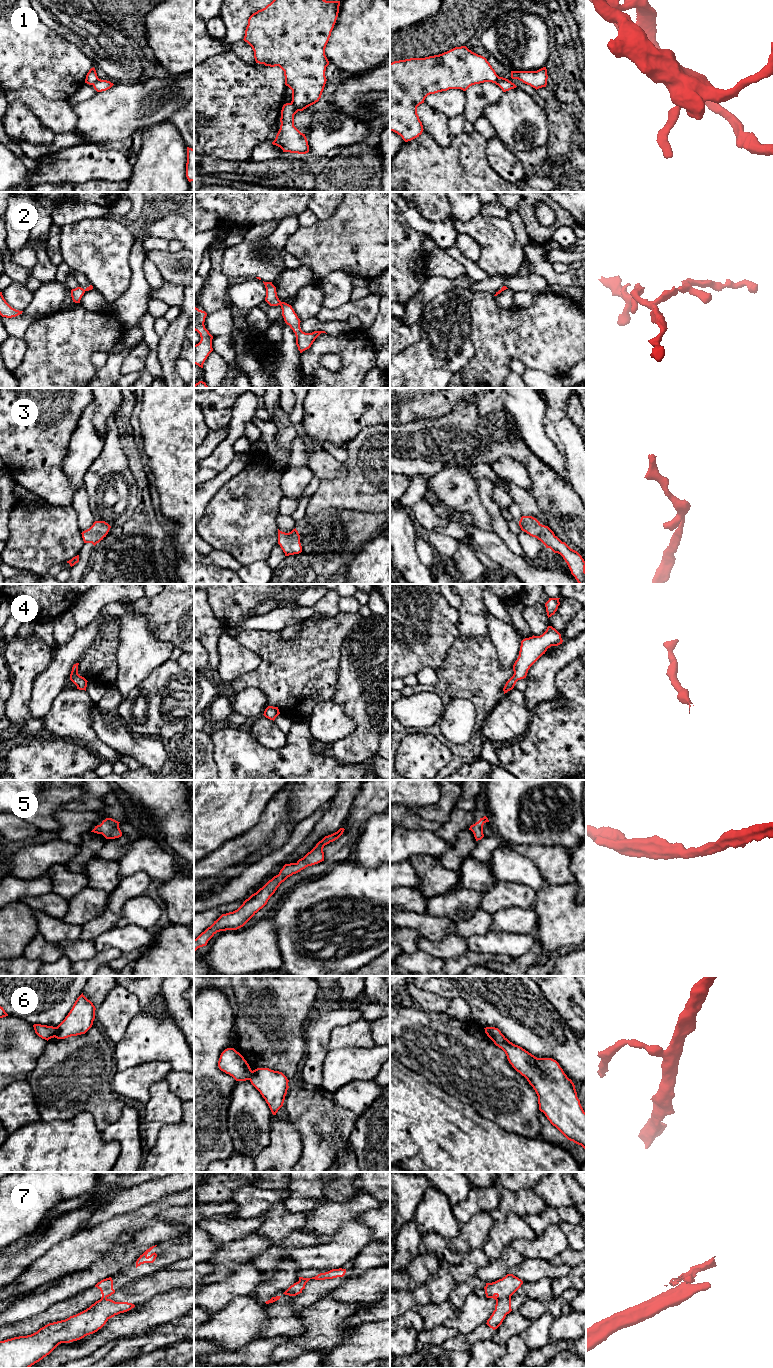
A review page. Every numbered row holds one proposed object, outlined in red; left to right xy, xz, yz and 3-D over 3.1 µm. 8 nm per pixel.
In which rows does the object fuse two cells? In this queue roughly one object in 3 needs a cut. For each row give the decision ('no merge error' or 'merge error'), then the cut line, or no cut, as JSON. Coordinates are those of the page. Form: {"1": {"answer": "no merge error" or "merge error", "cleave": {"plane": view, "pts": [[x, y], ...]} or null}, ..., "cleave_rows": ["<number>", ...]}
{"1": {"answer": "merge error", "cleave": {"plane": "xz", "pts": [[291, 102], [294, 114]]}}, "2": {"answer": "no merge error", "cleave": null}, "3": {"answer": "no merge error", "cleave": null}, "4": {"answer": "no merge error", "cleave": null}, "5": {"answer": "no merge error", "cleave": null}, "6": {"answer": "no merge error", "cleave": null}, "7": {"answer": "merge error", "cleave": {"plane": "yz", "pts": [[510, 1295], [496, 1300]]}}, "cleave_rows": ["1", "7"]}

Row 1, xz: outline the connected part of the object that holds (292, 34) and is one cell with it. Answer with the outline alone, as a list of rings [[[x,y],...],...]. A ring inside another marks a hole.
[[[273,0],[248,19],[243,40],[252,47],[256,63],[279,66],[284,71],[285,85],[292,90],[294,115],[321,98],[329,65],[325,48],[336,23],[339,6],[340,1]]]

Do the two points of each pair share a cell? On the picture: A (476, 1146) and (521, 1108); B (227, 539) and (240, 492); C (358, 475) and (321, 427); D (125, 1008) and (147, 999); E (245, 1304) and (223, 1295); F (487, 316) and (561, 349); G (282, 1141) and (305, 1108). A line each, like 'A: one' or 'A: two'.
A: two
B: one
C: two
D: two
E: two
F: one
G: two

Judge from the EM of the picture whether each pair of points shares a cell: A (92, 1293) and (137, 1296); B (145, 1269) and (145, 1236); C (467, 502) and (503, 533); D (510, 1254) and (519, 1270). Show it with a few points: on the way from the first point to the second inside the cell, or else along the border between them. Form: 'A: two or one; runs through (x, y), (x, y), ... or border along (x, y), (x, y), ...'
A: two; border along (115, 1291), (110, 1296)
B: two; border along (172, 1238), (150, 1247)
C: two; border along (480, 502), (490, 516), (492, 530)
D: two; border along (524, 1258), (513, 1267)

